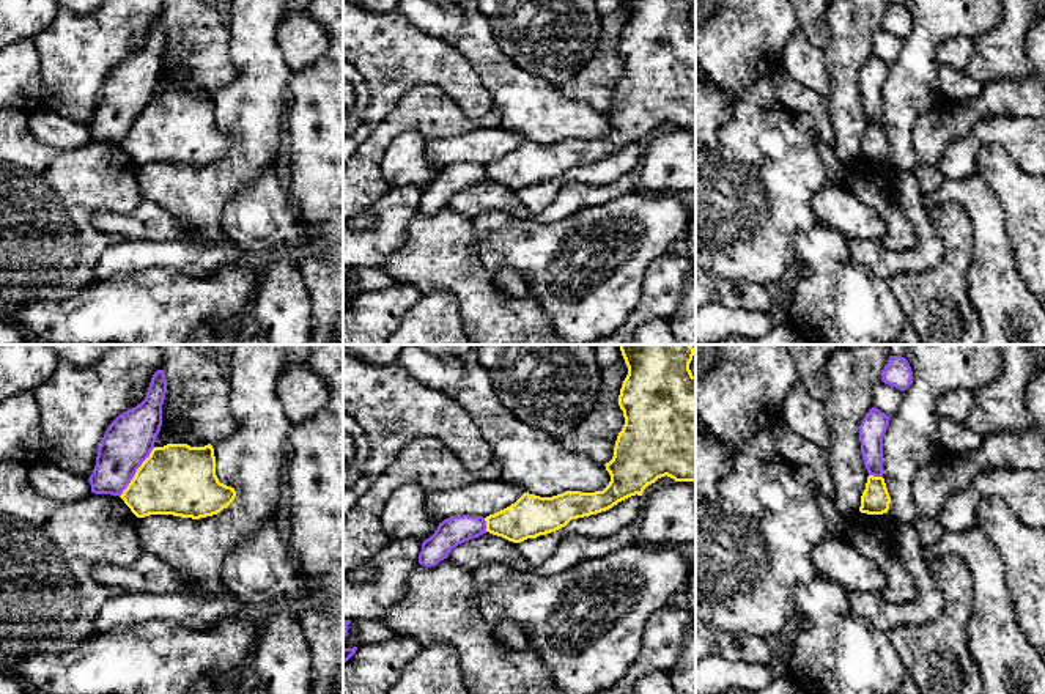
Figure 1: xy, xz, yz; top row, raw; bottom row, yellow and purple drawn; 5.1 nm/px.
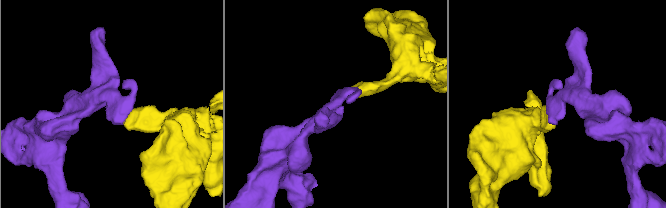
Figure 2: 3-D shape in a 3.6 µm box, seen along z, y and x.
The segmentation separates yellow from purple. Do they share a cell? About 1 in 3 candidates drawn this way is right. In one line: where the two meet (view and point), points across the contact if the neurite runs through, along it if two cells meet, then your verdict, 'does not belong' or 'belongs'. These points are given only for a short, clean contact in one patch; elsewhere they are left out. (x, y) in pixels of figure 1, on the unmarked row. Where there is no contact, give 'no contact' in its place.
xy (136, 120) | along xy (155, 95), (120, 143) | does not belong

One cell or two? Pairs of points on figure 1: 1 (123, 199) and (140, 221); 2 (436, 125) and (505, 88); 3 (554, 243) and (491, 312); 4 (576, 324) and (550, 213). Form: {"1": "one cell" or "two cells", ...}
{"1": "two cells", "2": "two cells", "3": "two cells", "4": "two cells"}

